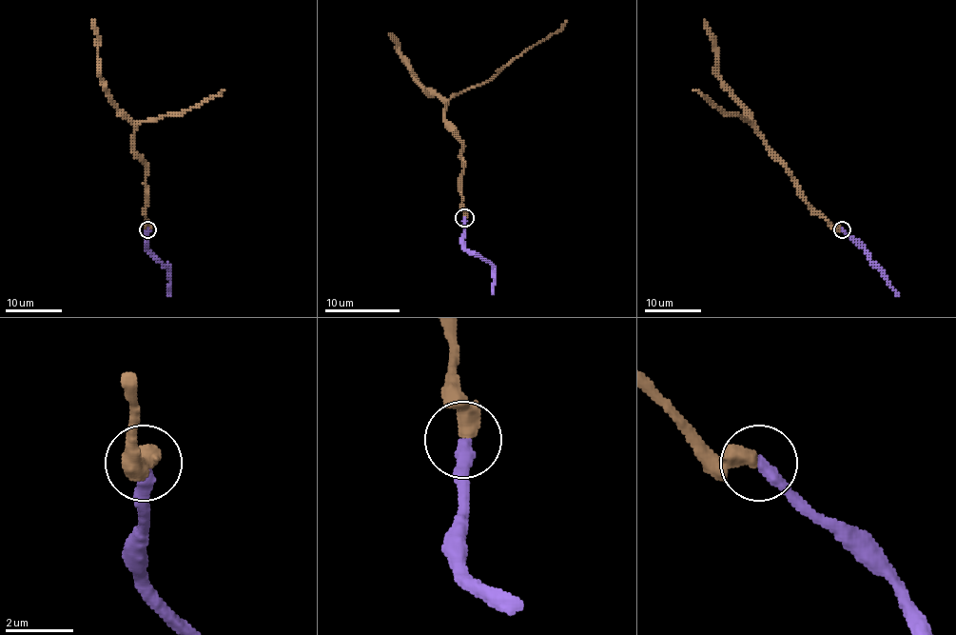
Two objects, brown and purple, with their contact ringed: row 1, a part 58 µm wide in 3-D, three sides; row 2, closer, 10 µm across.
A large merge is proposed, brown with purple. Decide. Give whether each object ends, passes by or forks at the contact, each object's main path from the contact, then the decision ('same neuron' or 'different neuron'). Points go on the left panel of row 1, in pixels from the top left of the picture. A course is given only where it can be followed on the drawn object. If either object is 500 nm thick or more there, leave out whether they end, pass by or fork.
brown via (147, 228), (145, 161), (133, 148), (133, 126), (110, 99), (98, 75), (98, 37), (92, 20) | purple via (147, 228), (147, 248), (168, 267), (168, 295) | same neuron

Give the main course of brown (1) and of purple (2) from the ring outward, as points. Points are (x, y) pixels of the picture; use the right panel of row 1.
1: (842, 228), (834, 228), (805, 199), (792, 174), (770, 148), (757, 126), (719, 75), (714, 37), (705, 20)
2: (842, 228), (863, 248), (899, 295)

